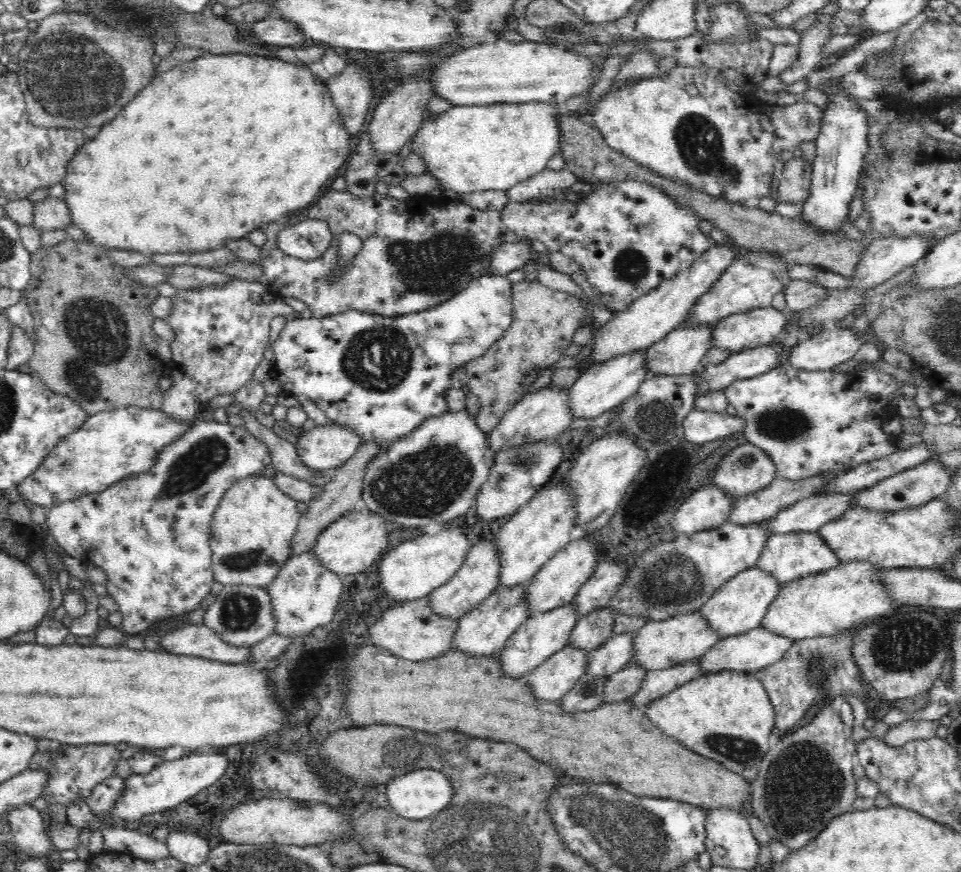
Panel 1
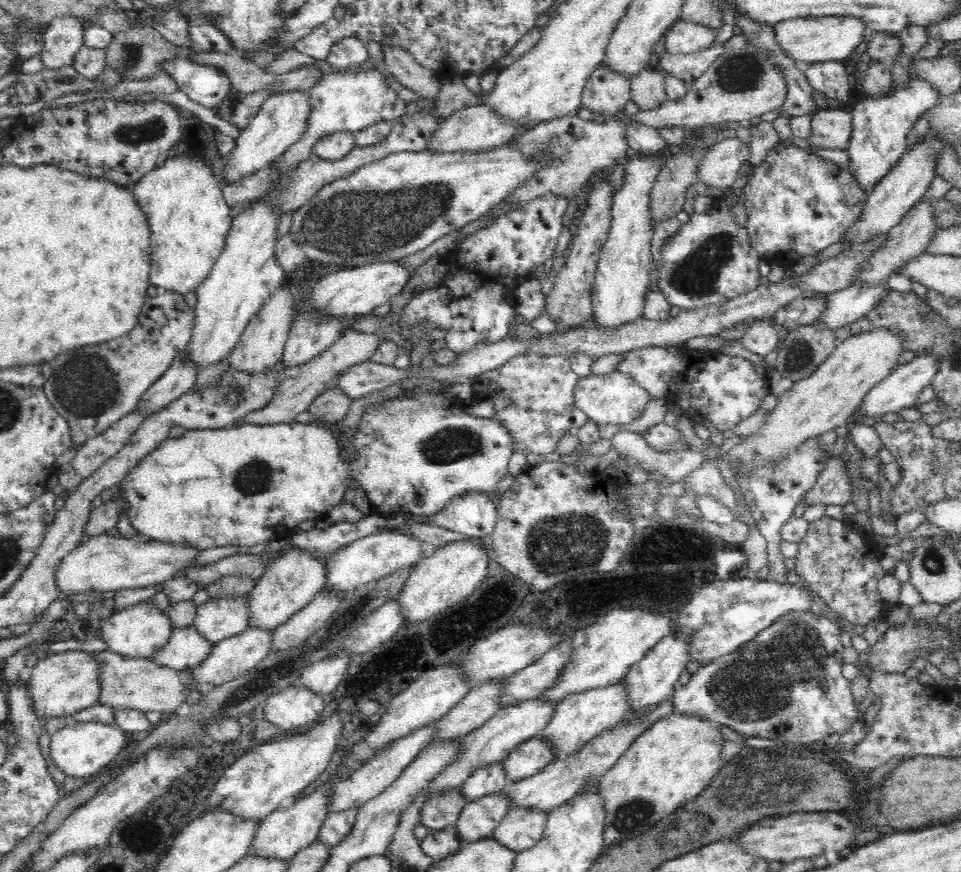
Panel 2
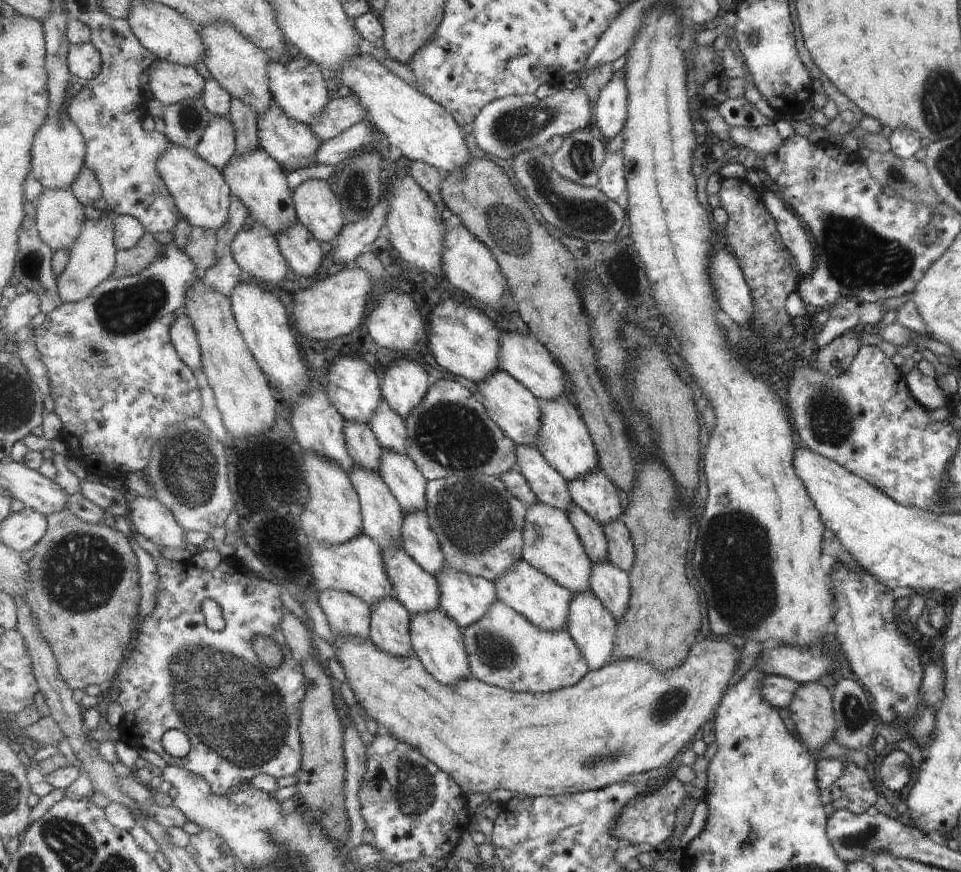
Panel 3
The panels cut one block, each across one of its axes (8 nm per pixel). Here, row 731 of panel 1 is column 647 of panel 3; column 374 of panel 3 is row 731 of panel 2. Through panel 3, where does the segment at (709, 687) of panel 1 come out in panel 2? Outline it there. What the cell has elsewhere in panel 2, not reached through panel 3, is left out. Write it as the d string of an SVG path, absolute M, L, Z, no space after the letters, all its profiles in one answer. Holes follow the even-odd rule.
M672 712L666 718L653 722L633 743L630 743L622 756L601 776L600 788L596 792L601 798L605 812L601 852L608 852L620 842L651 832L659 820L676 812L684 802L690 802L694 796L702 792L702 788L712 780L712 776L723 764L720 754L724 736L718 729L719 726L720 724L714 721Z

